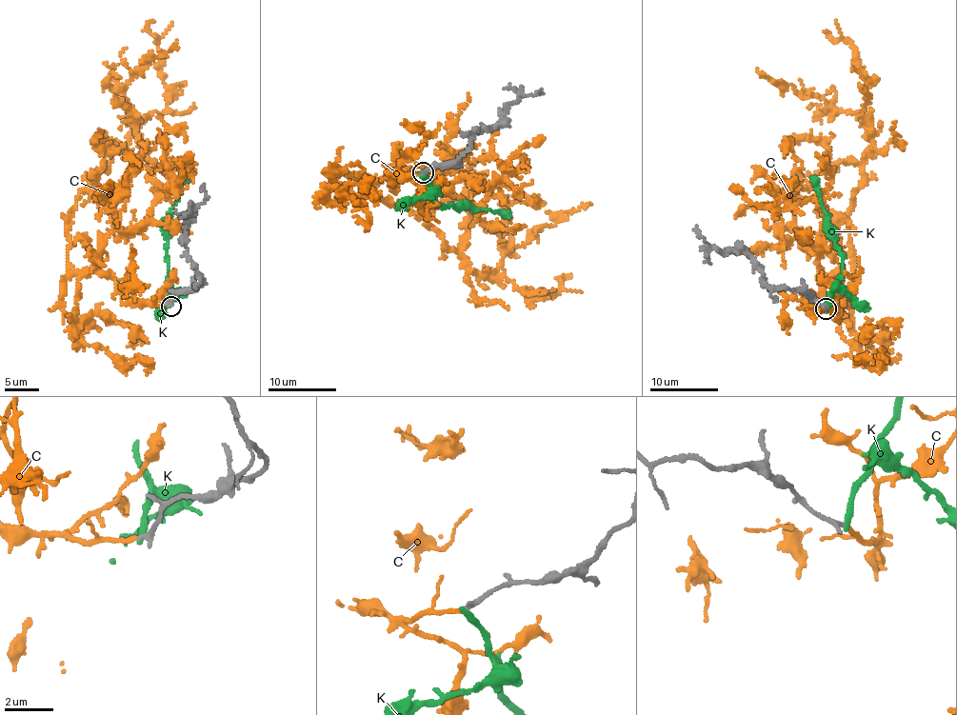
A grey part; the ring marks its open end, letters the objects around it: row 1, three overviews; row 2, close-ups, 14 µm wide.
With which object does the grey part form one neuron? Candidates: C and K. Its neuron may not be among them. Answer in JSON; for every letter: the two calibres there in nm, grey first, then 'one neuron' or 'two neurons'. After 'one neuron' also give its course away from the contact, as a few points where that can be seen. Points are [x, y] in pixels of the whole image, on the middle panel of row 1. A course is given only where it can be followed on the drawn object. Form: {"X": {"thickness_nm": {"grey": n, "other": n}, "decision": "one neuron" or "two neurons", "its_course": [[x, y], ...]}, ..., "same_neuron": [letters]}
{"C": {"thickness_nm": {"grey": 220, "other": 160}, "decision": "two neurons"}, "K": {"thickness_nm": {"grey": 220, "other": 280}, "decision": "two neurons"}, "same_neuron": []}

